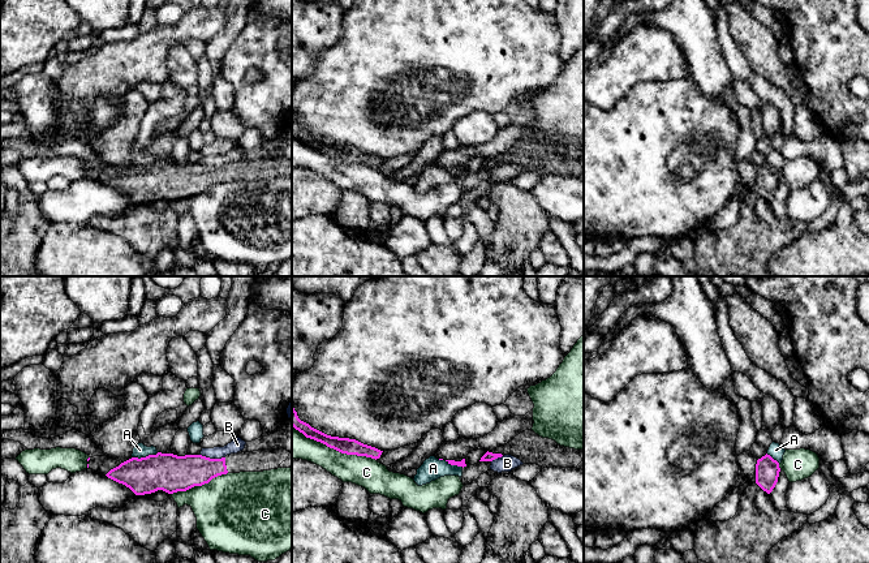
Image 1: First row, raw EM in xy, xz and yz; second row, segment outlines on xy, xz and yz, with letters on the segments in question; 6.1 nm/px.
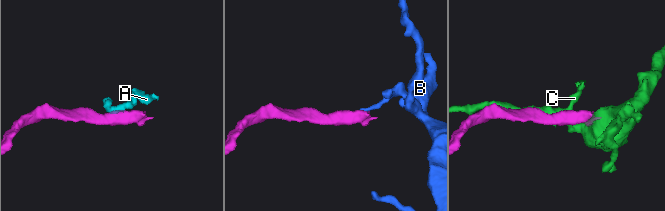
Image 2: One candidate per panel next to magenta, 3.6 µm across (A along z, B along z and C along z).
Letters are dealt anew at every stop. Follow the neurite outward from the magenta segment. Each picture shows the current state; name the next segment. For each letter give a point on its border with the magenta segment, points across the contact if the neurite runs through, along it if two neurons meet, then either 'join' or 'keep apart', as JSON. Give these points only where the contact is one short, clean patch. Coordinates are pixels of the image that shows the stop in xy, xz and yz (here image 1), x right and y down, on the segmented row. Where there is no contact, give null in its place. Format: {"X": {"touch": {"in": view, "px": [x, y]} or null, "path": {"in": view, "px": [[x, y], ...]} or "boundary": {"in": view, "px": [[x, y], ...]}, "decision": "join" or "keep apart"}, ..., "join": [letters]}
{"A": {"touch": {"in": "xy", "px": [146, 456]}, "boundary": {"in": "xy", "px": [[158, 452], [132, 458]]}, "decision": "keep apart"}, "B": {"touch": {"in": "xy", "px": [213, 459]}, "boundary": {"in": "xy", "px": [[199, 454], [207, 458], [224, 458]]}, "decision": "keep apart"}, "C": {"touch": {"in": "xz", "px": [334, 448]}, "decision": "keep apart"}, "join": []}

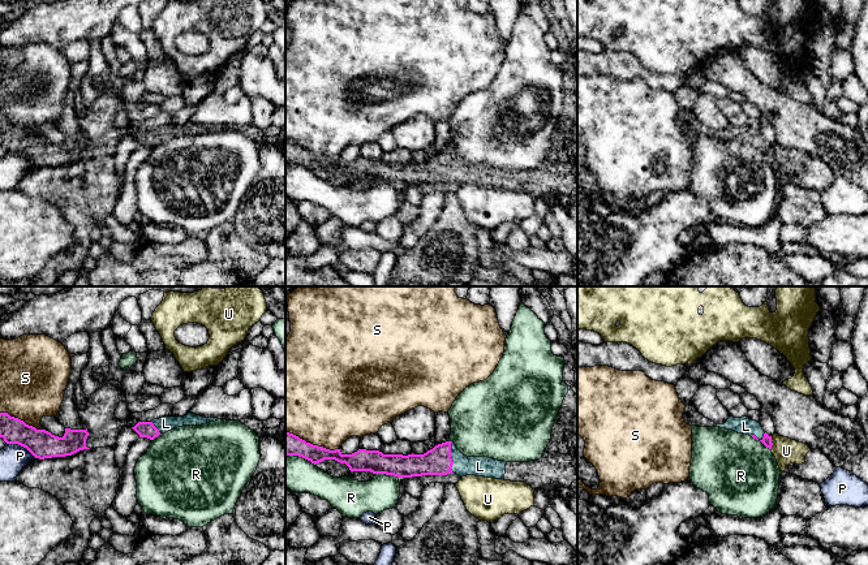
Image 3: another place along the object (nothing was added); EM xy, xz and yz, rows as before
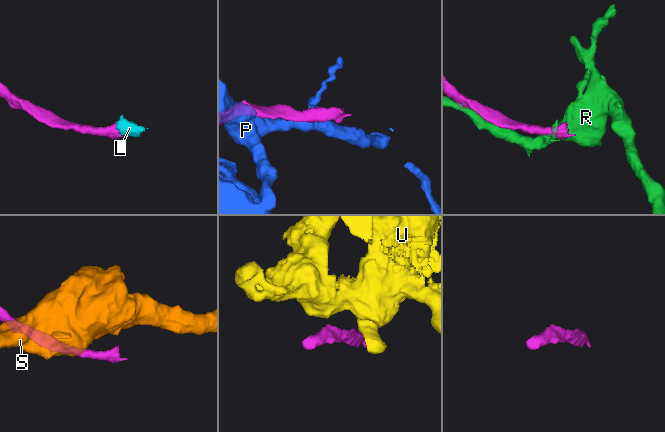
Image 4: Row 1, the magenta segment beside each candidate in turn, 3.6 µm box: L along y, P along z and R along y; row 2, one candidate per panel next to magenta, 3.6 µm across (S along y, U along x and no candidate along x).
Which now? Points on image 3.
{"L": {"touch": {"in": "xz", "px": [450, 457]}, "path": {"in": "xz", "px": [[437, 461], [450, 457], [463, 466], [480, 466]]}, "decision": "join"}, "P": {"touch": {"in": "xy", "px": [21, 445]}, "decision": "keep apart"}, "R": {"touch": {"in": "xz", "px": [387, 474]}, "decision": "keep apart"}, "S": {"touch": {"in": "xz", "px": [312, 444]}, "decision": "keep apart"}, "U": {"touch": {"in": "yz", "px": [772, 443]}, "boundary": {"in": "yz", "px": [[770, 436], [772, 448]]}, "decision": "keep apart"}, "join": ["L"]}

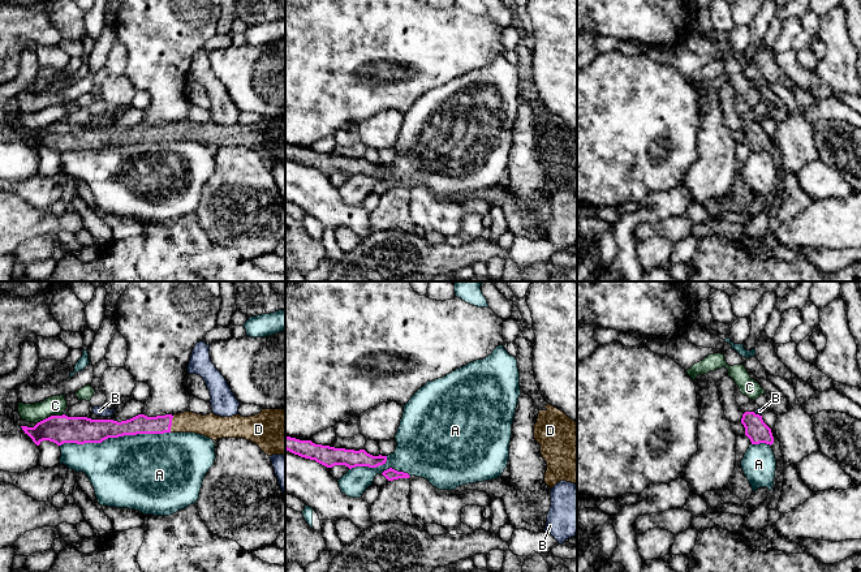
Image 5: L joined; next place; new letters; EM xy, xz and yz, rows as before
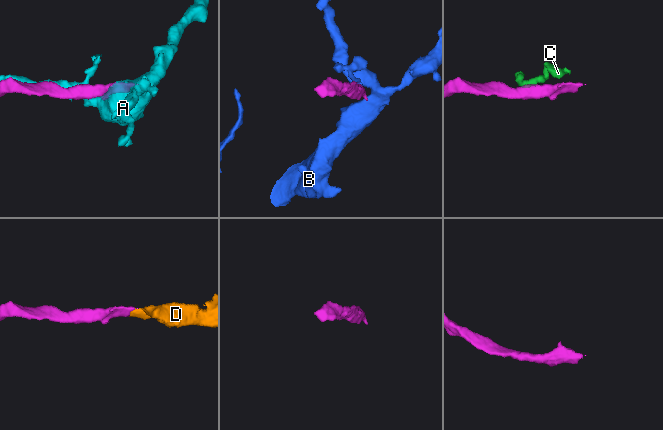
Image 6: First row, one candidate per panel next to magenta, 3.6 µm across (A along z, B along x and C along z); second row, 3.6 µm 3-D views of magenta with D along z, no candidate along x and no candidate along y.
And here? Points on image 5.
{"A": {"touch": {"in": "xy", "px": [115, 437]}, "decision": "keep apart"}, "B": {"touch": {"in": "yz", "px": [757, 414]}, "boundary": {"in": "yz", "px": [[753, 412], [760, 416]]}, "decision": "keep apart"}, "C": {"touch": {"in": "xy", "px": [51, 416]}, "boundary": {"in": "xy", "px": [[63, 413], [48, 416], [37, 424]]}, "decision": "keep apart"}, "D": {"touch": {"in": "xy", "px": [171, 424]}, "path": {"in": "xy", "px": [[141, 424], [171, 424], [210, 425]]}, "decision": "join"}, "join": ["D"]}

